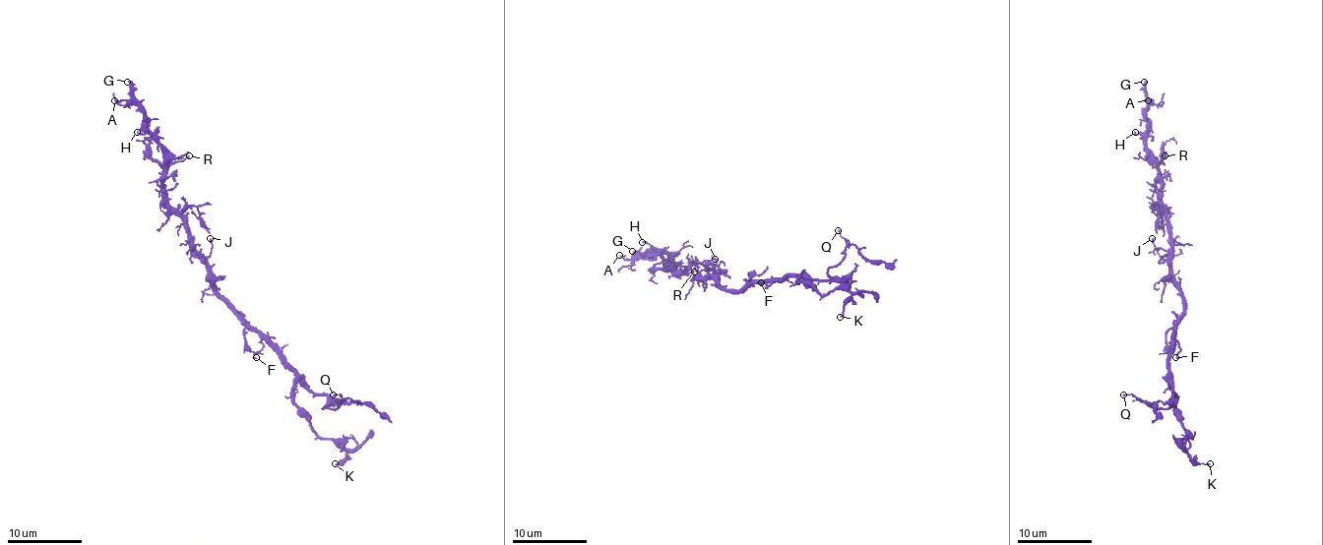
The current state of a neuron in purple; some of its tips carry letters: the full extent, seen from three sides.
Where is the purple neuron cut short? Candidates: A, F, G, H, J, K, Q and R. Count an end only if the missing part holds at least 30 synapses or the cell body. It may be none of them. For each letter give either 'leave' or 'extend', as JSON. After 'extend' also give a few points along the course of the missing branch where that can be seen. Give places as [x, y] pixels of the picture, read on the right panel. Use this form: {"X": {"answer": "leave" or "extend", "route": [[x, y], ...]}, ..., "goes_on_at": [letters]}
{"A": {"answer": "leave"}, "F": {"answer": "leave"}, "G": {"answer": "extend"}, "H": {"answer": "leave"}, "J": {"answer": "leave"}, "K": {"answer": "leave"}, "Q": {"answer": "leave"}, "R": {"answer": "leave"}, "goes_on_at": ["G"]}

